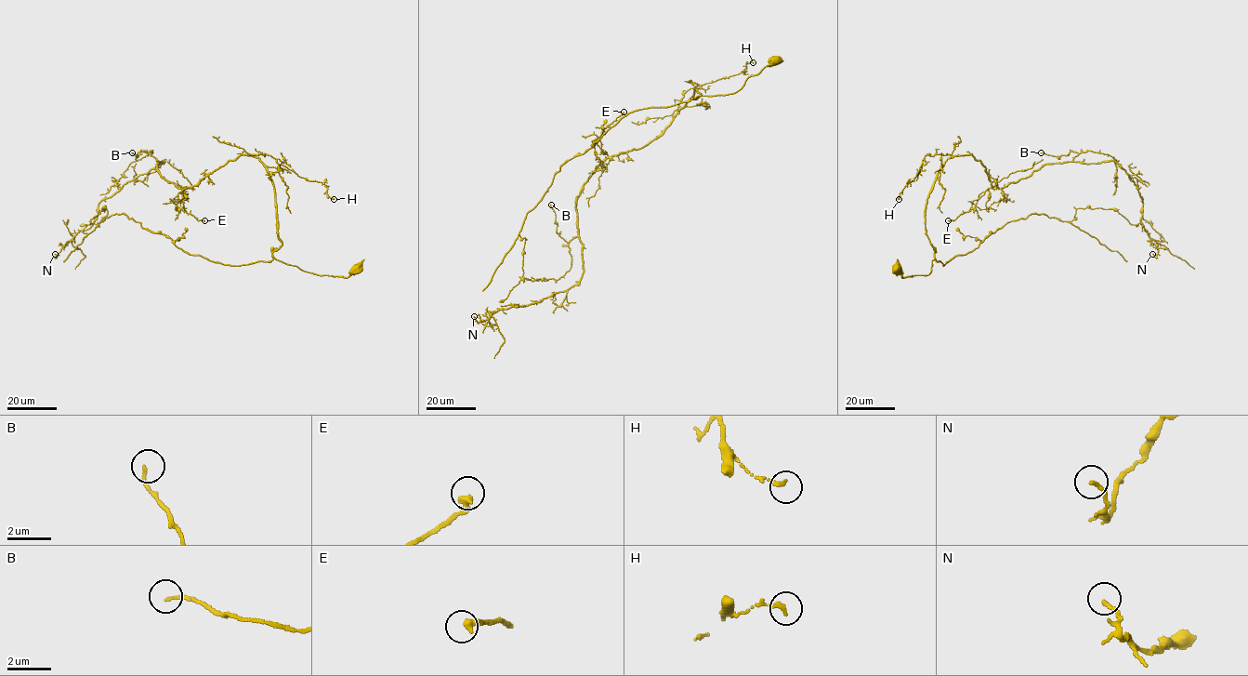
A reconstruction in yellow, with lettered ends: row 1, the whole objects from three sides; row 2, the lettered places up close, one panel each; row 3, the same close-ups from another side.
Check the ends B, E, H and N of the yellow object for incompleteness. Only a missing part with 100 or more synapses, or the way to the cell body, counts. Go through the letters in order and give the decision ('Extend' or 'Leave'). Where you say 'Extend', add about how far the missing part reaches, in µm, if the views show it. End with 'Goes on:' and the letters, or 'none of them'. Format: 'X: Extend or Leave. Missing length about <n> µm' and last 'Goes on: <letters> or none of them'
B: Leave
E: Leave
H: Leave
N: Leave
Goes on: none of them

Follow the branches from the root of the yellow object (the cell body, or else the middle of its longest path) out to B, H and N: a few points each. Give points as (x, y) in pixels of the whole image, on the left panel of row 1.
B: (357, 269), (318, 275), (272, 256), (282, 244), (258, 158), (240, 155), (178, 188), (154, 157), (132, 152)
H: (357, 269), (318, 275), (272, 256), (282, 244), (274, 188), (253, 155), (322, 182), (334, 199)
N: (357, 269), (318, 275), (272, 256), (274, 188), (247, 155), (180, 188), (159, 162), (55, 254)

